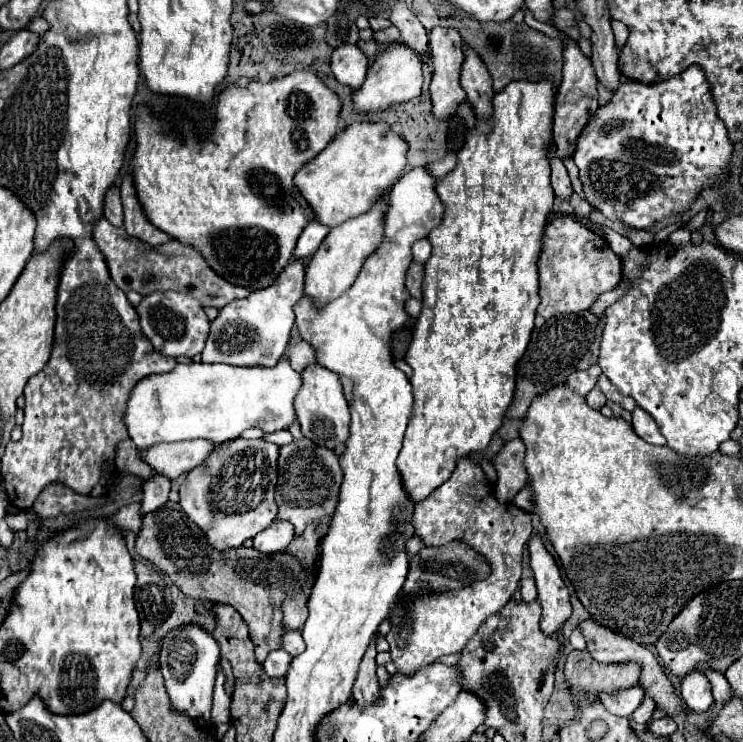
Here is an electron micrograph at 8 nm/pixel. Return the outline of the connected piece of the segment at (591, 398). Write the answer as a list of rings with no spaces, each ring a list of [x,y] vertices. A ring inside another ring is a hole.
[[[595,386],[595,388],[587,394],[587,398],[585,398],[585,400],[587,400],[587,404],[589,404],[591,408],[601,408],[601,406],[607,402],[607,398],[605,398],[605,396],[603,396],[603,392],[599,390],[599,386]]]

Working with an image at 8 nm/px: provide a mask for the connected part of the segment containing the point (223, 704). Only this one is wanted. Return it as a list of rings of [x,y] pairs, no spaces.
[[[219,670],[217,682],[215,682],[215,692],[213,692],[213,712],[211,712],[213,722],[229,722],[231,720],[231,696],[225,690],[225,679],[225,674]]]

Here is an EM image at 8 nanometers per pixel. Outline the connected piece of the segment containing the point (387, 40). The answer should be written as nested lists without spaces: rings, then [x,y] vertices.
[[[389,26],[385,30],[375,32],[375,40],[381,44],[391,44],[391,42],[401,42],[401,32],[395,30],[395,26]]]

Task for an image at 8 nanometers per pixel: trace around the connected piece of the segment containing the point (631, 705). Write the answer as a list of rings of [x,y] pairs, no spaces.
[[[633,686],[627,690],[621,690],[621,694],[601,694],[599,700],[601,704],[617,716],[625,716],[631,718],[631,714],[641,706],[645,698],[645,690],[641,686]]]

